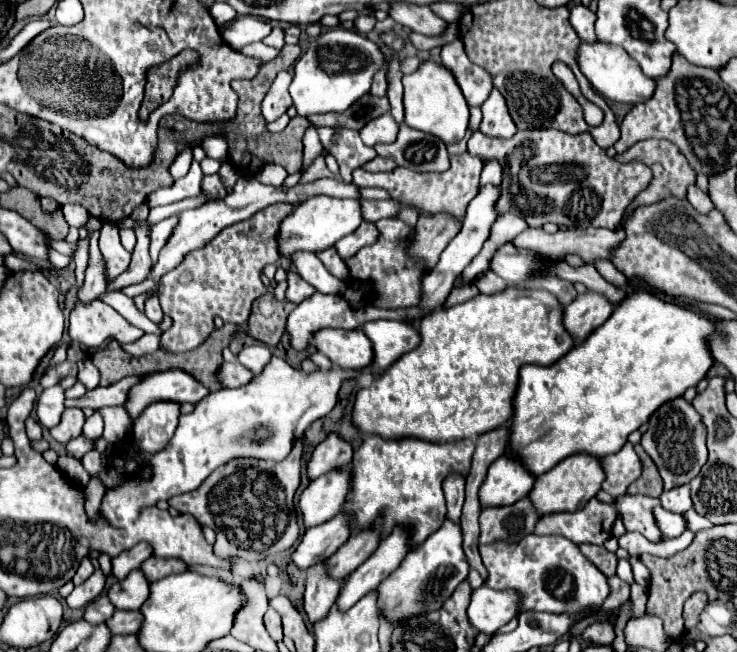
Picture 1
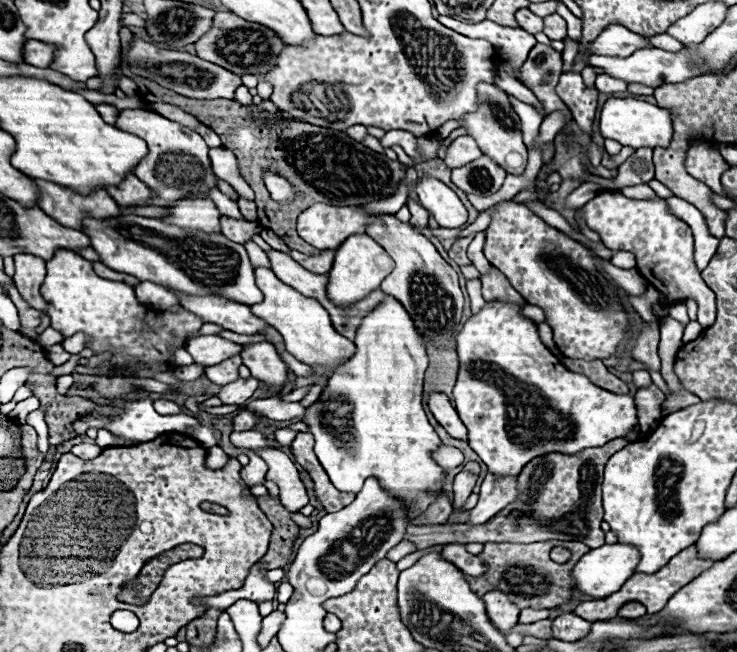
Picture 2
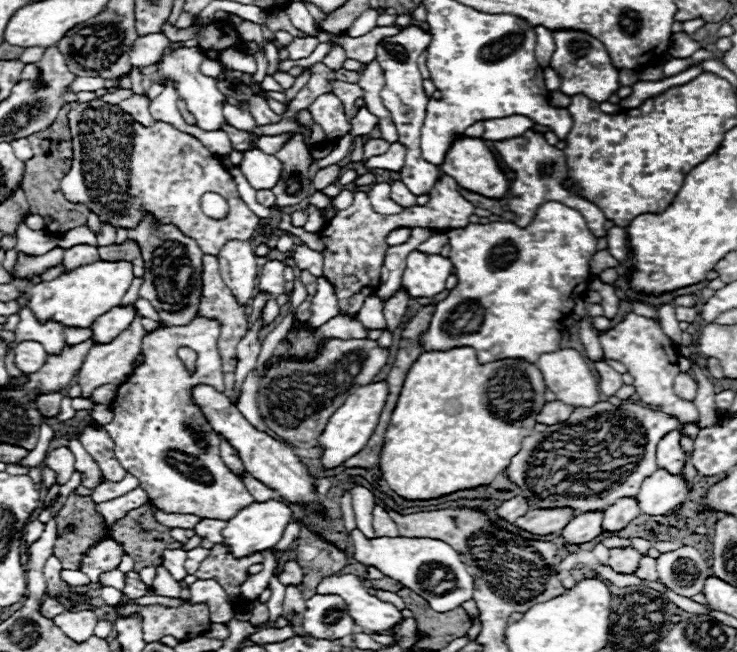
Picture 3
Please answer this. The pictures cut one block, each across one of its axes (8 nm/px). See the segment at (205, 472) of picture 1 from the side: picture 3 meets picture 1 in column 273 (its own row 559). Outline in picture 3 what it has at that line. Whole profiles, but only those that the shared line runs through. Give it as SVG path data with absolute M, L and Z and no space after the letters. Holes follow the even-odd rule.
M352 530L349 534L354 544L354 558L366 566L374 566L378 568L382 574L394 578L396 582L404 584L406 588L414 590L416 594L424 596L424 600L428 600L428 604L436 610L436 612L450 612L458 606L462 606L466 600L472 598L474 592L474 584L472 584L472 576L468 574L464 562L460 560L460 556L456 554L454 548L450 548L448 544L444 544L442 540L434 540L434 538L404 538L404 536L396 536L396 538L364 538L364 534L358 530ZM422 564L440 564L444 568L448 568L448 572L454 574L454 590L444 592L442 594L424 594L422 586L418 582L418 574L422 570ZM448 594L462 594L462 596L448 596Z

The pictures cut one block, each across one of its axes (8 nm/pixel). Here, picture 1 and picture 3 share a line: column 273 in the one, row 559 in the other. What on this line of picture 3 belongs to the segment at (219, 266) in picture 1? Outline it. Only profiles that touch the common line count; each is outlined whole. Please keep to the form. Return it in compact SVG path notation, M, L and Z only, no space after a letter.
M214 544L210 556L200 564L196 576L200 580L216 580L224 588L228 598L232 598L232 606L240 610L246 608L246 602L240 600L238 596L240 584L244 584L244 580L248 578L248 566L258 564L262 560L264 560L262 552L256 552L256 556L244 556L236 560L232 552L224 548L224 544Z

